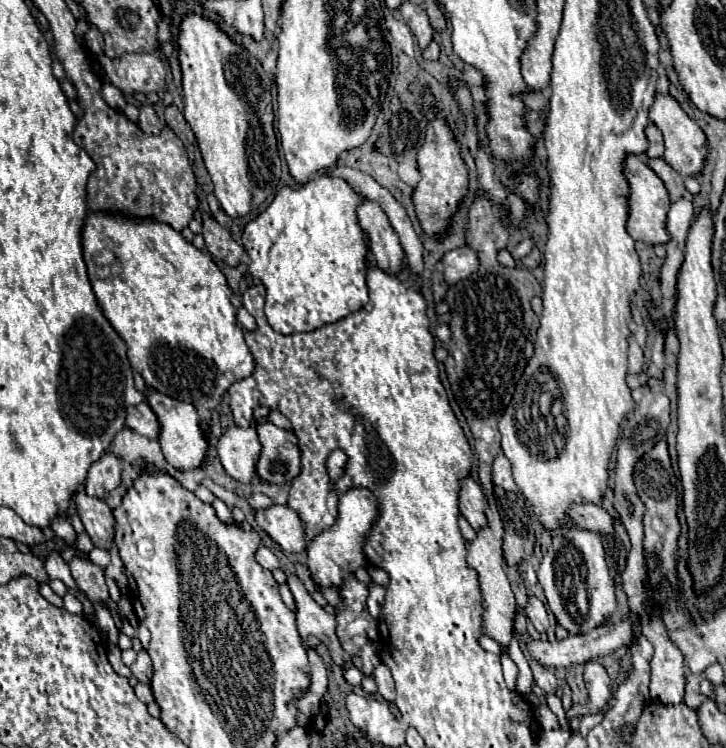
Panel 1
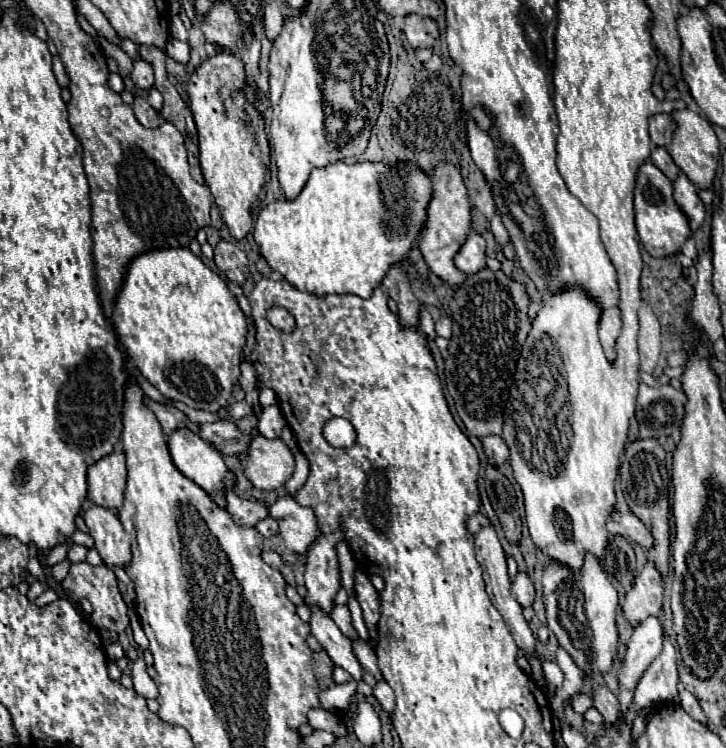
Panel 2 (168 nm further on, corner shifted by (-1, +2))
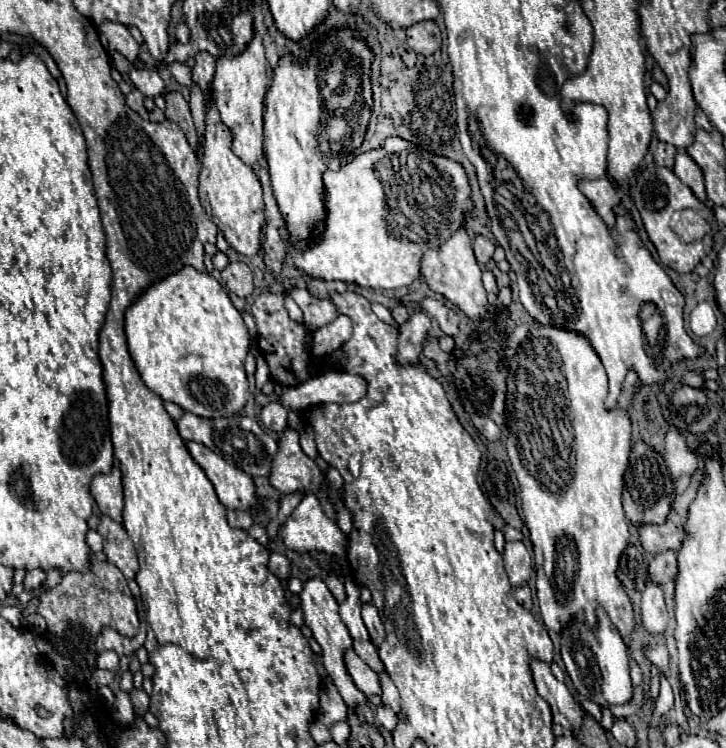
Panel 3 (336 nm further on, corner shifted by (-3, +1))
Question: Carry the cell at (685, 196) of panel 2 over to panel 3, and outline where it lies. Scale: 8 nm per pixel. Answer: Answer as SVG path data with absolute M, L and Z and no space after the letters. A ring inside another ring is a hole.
M683 150L677 152L677 156L675 156L673 172L675 172L675 176L677 176L683 184L687 184L687 186L693 190L693 194L695 194L701 202L707 202L701 168L699 168L699 166L693 162L693 158L689 158Z

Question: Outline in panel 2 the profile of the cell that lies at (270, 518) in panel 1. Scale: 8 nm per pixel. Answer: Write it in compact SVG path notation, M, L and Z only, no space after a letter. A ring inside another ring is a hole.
M289 495L281 497L275 505L271 505L269 513L277 519L279 533L287 549L293 553L307 553L315 539L321 535L313 509L299 505Z

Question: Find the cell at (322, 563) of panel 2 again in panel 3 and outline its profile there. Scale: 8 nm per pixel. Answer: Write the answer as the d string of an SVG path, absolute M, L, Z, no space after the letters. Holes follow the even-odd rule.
M317 576L317 578L311 578L305 582L303 586L303 592L299 594L301 596L301 608L303 608L303 614L305 614L305 624L309 626L309 630L313 632L313 638L319 642L319 646L323 648L323 664L333 680L333 684L337 686L339 694L343 696L345 704L349 708L353 706L365 706L367 704L367 698L361 690L357 690L357 686L353 684L353 680L349 678L347 670L345 670L345 664L343 664L343 654L347 648L351 648L351 636L347 632L347 626L343 624L341 616L339 616L339 602L335 600L335 596L329 592L327 584Z

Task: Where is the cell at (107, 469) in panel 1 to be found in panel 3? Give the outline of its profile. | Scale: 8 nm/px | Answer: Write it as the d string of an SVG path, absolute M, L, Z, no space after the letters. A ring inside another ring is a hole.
M115 460L113 468L107 474L97 474L91 482L91 496L93 496L101 514L111 516L115 522L121 522L123 512L123 472L119 462Z

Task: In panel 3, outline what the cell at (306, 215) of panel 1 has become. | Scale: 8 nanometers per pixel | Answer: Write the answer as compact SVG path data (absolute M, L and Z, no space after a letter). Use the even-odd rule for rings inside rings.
M387 138L379 150L369 150L359 154L349 164L341 166L337 172L323 172L325 184L325 210L323 230L305 244L303 250L297 250L291 242L291 236L283 228L283 240L287 252L293 260L293 266L307 276L321 280L341 280L353 282L367 288L403 288L409 286L415 278L421 276L419 260L427 248L441 246L459 226L465 222L465 214L471 208L469 200L469 182L461 164L435 156L423 148L417 148L401 138ZM431 170L431 182L429 174ZM391 184L397 184L397 198L391 190Z

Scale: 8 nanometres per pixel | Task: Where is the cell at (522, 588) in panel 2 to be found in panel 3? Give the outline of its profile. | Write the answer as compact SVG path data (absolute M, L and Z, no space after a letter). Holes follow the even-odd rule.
M507 542L505 544L503 564L505 564L505 572L507 572L513 588L519 588L529 582L533 562L531 562L531 556L529 556L527 548L523 546L523 542Z

